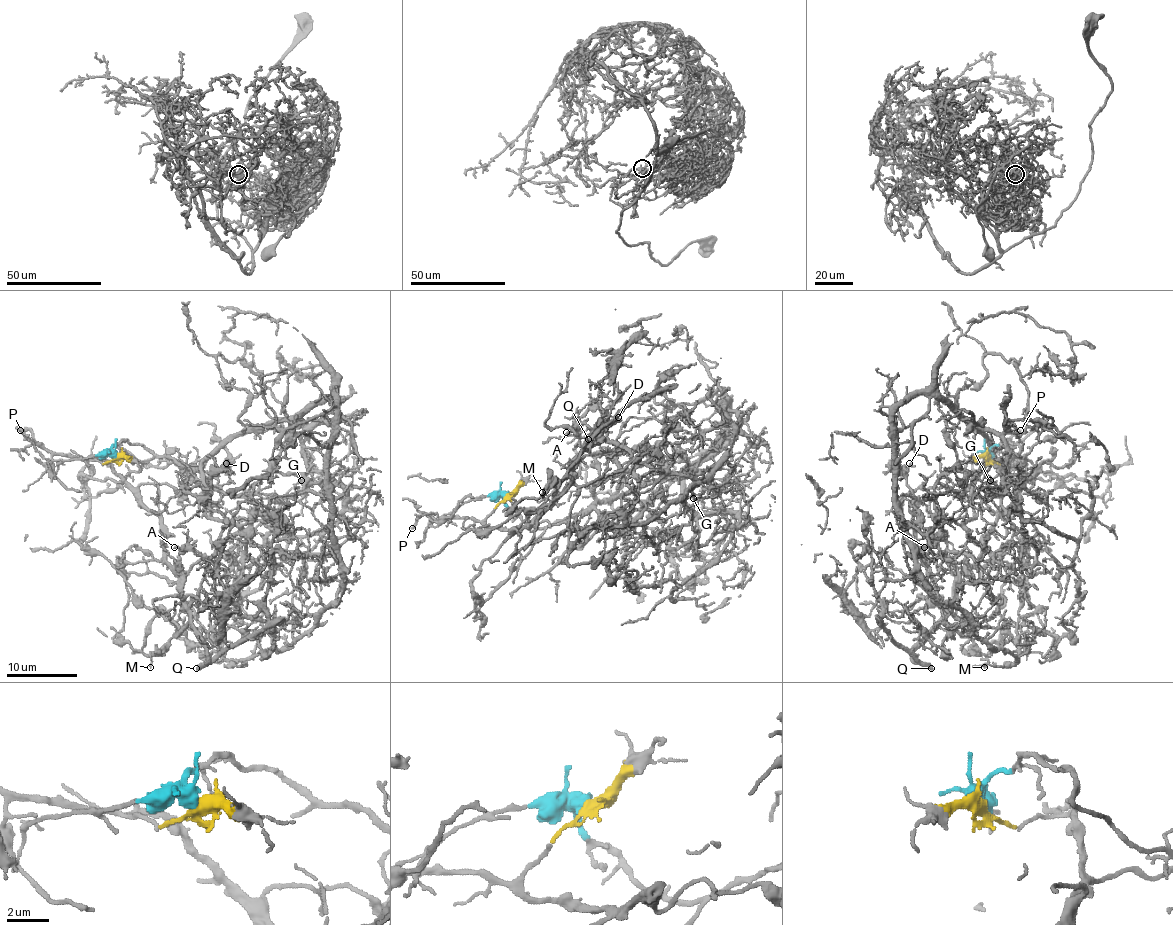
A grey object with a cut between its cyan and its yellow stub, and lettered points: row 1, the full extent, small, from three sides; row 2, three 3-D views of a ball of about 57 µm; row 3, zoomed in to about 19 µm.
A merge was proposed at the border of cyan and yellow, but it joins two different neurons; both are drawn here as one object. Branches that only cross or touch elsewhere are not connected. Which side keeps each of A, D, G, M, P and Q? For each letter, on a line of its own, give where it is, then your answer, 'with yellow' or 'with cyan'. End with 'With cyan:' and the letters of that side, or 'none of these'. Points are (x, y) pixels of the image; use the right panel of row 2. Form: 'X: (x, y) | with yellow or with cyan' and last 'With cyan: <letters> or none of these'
A: (924, 547) | with yellow
D: (909, 463) | with yellow
G: (990, 480) | with cyan
M: (984, 667) | with yellow
P: (1020, 430) | with yellow
Q: (931, 668) | with yellow
With cyan: G

